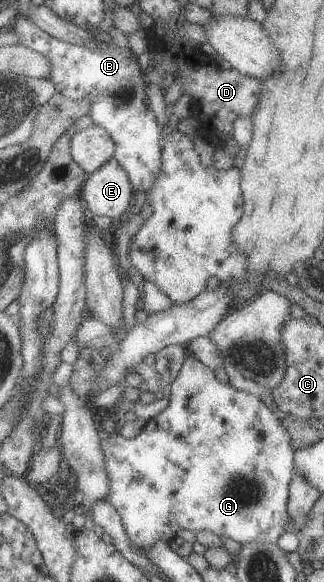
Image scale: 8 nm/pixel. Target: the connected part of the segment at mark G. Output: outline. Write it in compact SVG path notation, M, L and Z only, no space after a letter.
M192 353L188 355L184 368L172 388L171 399L172 404L168 406L168 410L147 423L143 432L137 437L125 438L116 431L104 435L103 439L104 452L106 452L106 458L108 458L108 472L110 472L110 478L112 478L112 492L110 492L110 498L107 499L120 510L126 530L130 534L130 540L134 542L134 548L149 556L150 550L156 546L156 542L164 540L164 542L170 543L176 538L176 534L184 528L193 530L195 533L209 530L215 532L218 536L228 536L238 544L250 544L250 542L258 542L258 540L277 544L278 538L286 531L286 524L290 521L287 509L289 484L295 473L295 450L292 450L291 436L284 428L284 424L272 414L272 410L259 397L246 394L246 392L230 386L230 383L222 384L218 380L216 371Z

